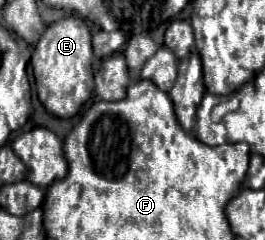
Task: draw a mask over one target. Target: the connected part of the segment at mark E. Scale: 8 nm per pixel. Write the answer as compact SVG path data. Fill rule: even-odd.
M65 17L57 23L51 23L43 37L39 39L31 65L35 75L35 85L39 77L39 99L45 105L45 109L61 119L73 117L81 105L91 97L93 93L93 71L92 71L92 43L91 31L79 17Z

